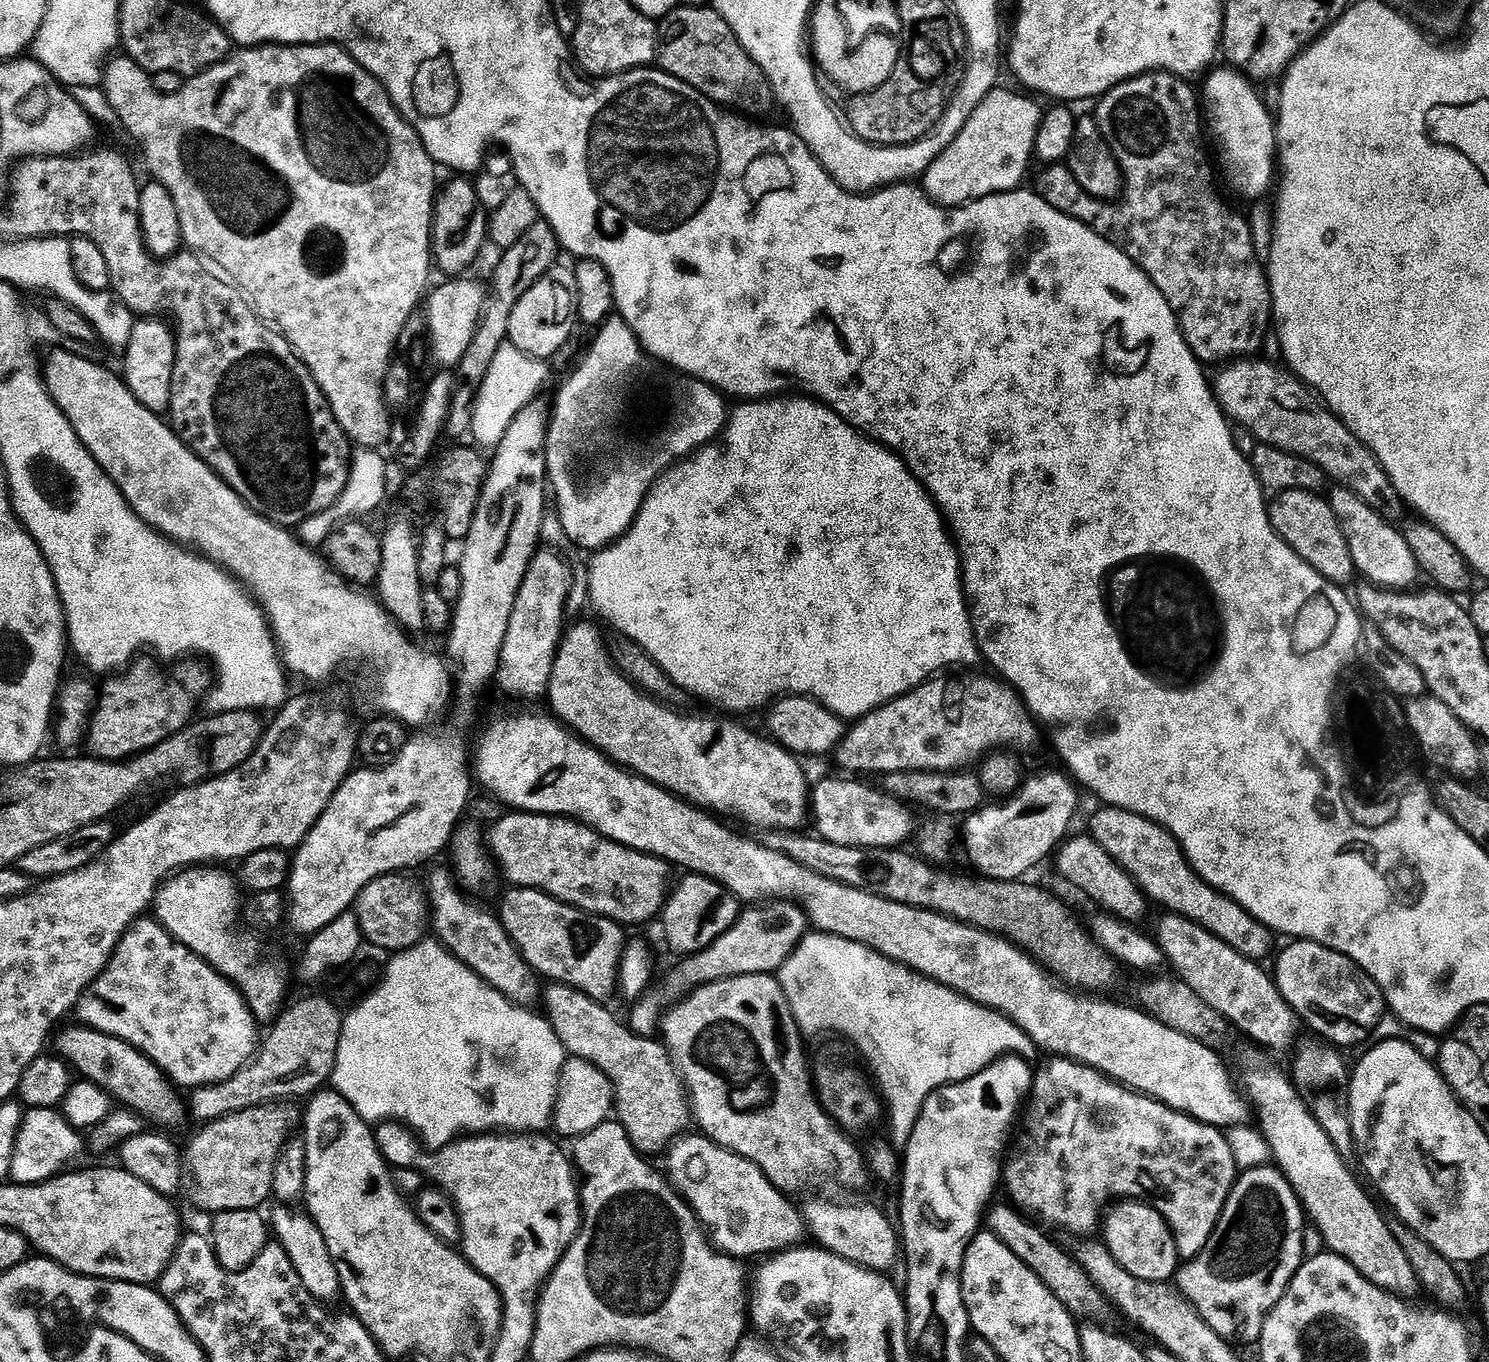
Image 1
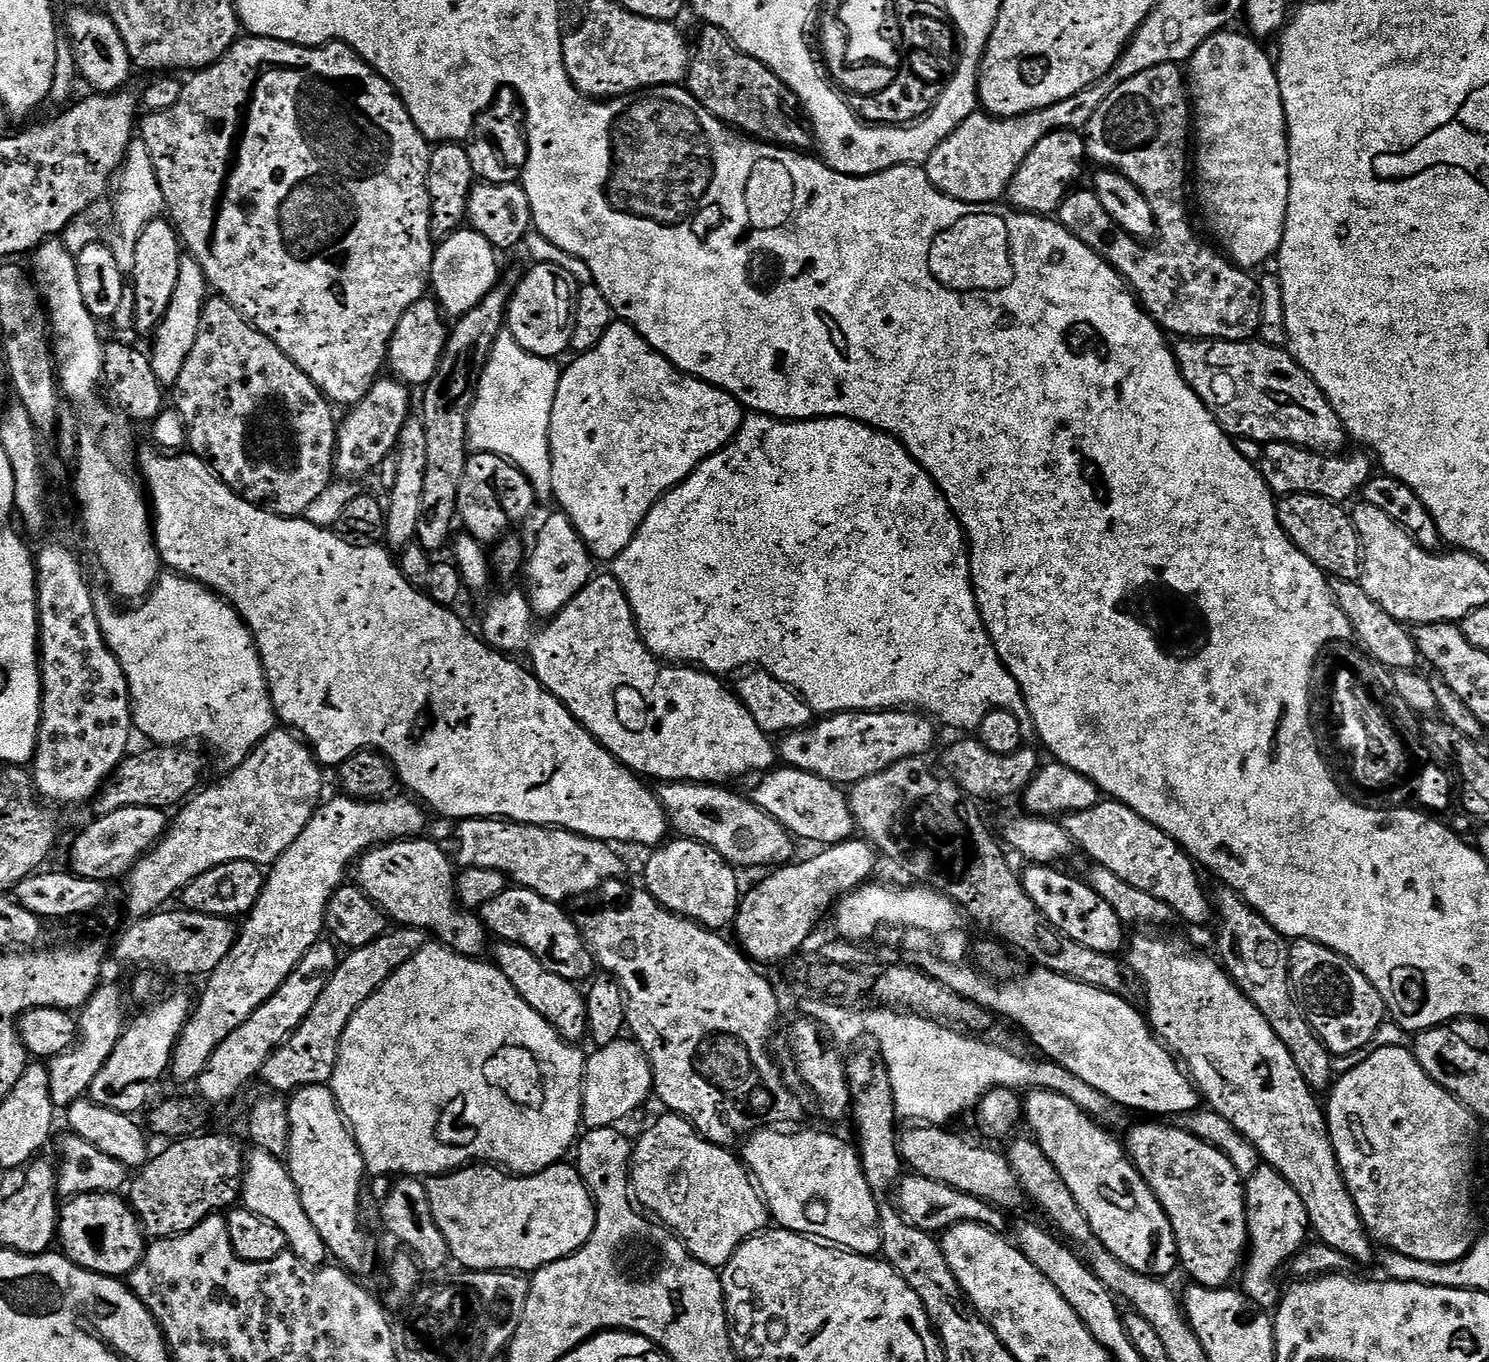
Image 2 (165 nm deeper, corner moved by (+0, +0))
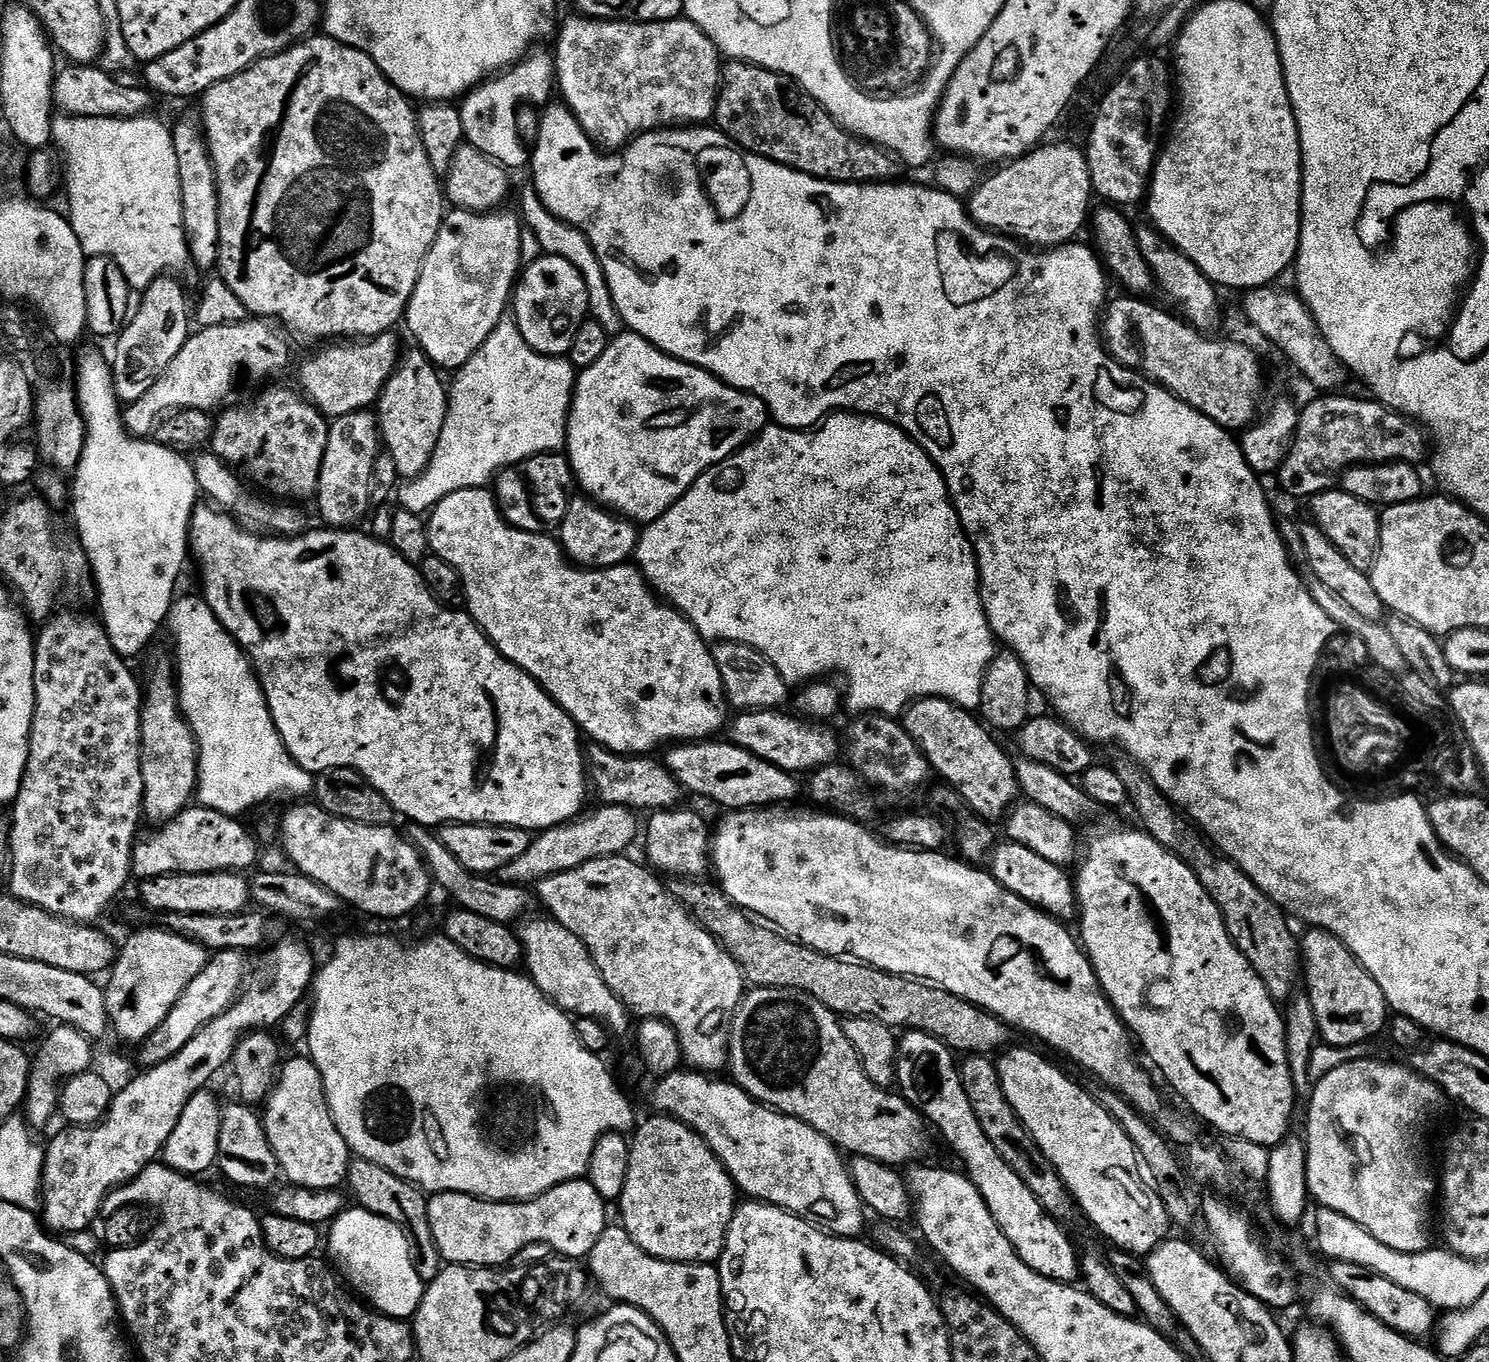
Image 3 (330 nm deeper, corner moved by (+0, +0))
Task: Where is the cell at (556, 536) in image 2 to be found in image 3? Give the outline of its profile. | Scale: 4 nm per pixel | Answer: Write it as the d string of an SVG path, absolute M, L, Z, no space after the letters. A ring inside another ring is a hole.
M576 494L566 510L566 518L562 518L558 539L573 564L581 568L613 568L635 557L638 528L633 521L617 516L583 494Z

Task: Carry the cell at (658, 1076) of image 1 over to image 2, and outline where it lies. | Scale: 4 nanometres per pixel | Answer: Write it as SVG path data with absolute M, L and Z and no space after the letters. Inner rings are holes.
M509 940L497 945L494 957L496 968L502 974L506 974L510 986L518 990L526 1006L538 1010L538 1014L542 1014L542 1018L546 1018L546 1022L550 1022L550 1026L554 1026L554 1030L558 1030L558 1034L564 1040L569 1042L580 1042L582 1038L584 1040L589 1035L585 993L579 992L576 989L579 987L573 981L554 974L554 970L546 970L546 966L542 966L542 962L538 962L538 958L530 954L530 950L526 950L526 946Z

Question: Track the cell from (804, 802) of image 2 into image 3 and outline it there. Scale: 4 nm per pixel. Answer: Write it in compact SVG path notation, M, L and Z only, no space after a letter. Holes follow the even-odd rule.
M704 739L699 742L673 743L665 756L662 756L662 763L668 773L680 783L681 789L693 792L696 796L705 796L716 804L721 804L724 810L743 810L746 808L771 808L773 806L788 806L793 802L796 795L801 795L802 788L796 785L797 777L791 772L782 770L754 754L750 750L740 748L734 743L725 742L719 744L719 739Z

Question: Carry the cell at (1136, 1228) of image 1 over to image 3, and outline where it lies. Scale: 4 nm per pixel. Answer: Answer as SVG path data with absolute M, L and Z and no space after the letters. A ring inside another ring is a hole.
M1012 1046L1000 1058L1000 1082L1010 1106L1031 1136L1032 1144L1051 1162L1064 1185L1068 1187L1068 1193L1082 1216L1084 1212L1085 1218L1110 1243L1116 1244L1112 1246L1137 1258L1147 1257L1148 1253L1169 1239L1170 1221L1166 1206L1162 1206L1162 1198L1158 1198L1158 1194L1146 1179L1130 1138L1122 1126L1098 1104L1093 1093L1088 1088L1079 1088L1066 1073L1032 1048Z

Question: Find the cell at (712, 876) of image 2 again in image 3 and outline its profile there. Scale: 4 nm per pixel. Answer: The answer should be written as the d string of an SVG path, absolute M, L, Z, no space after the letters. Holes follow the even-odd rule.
M684 807L651 813L642 832L642 844L644 840L647 863L657 873L669 872L672 878L700 878L710 868L710 824L708 828L707 822L698 813Z

